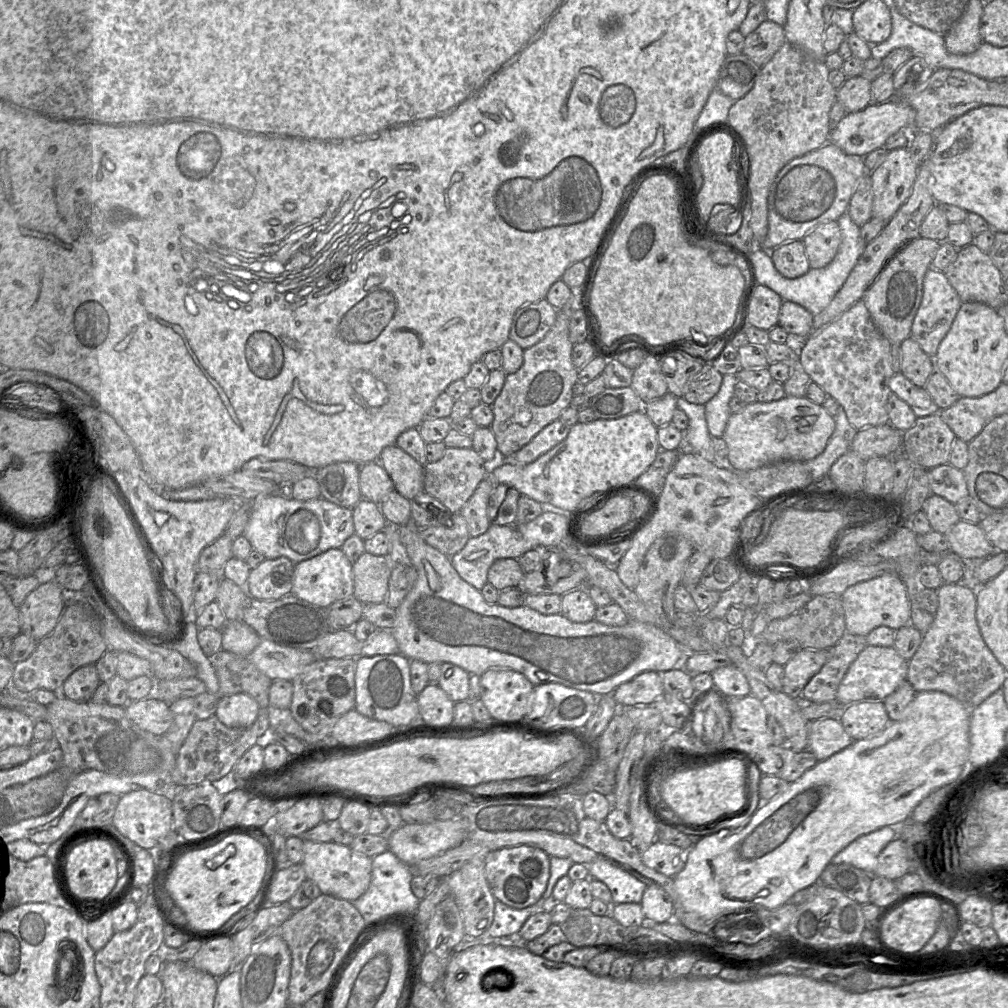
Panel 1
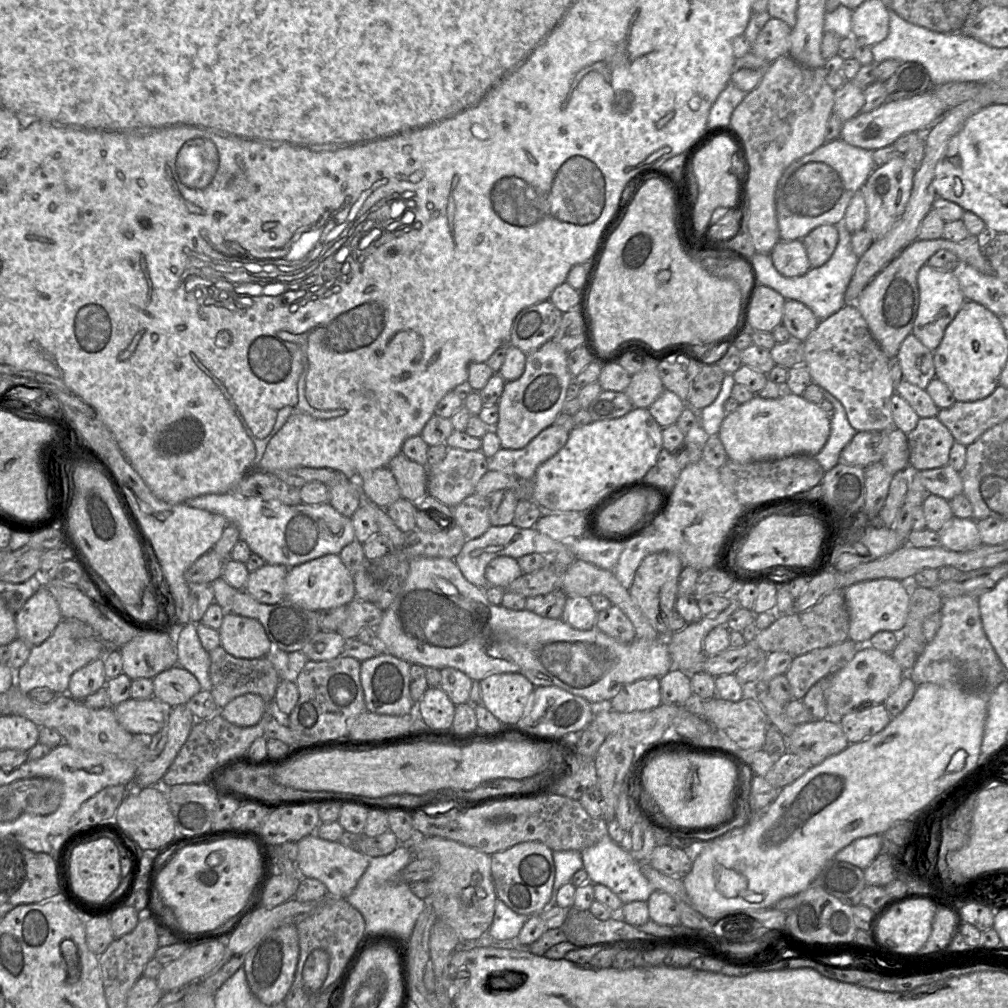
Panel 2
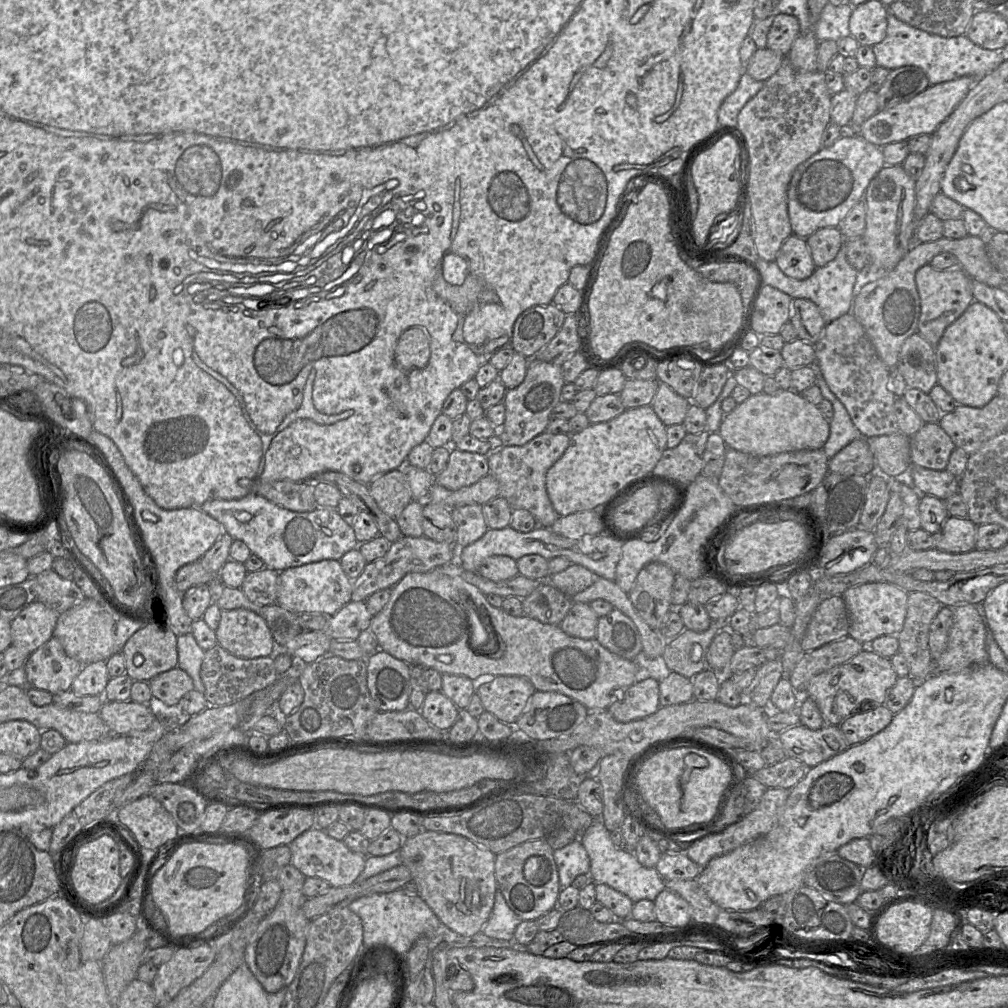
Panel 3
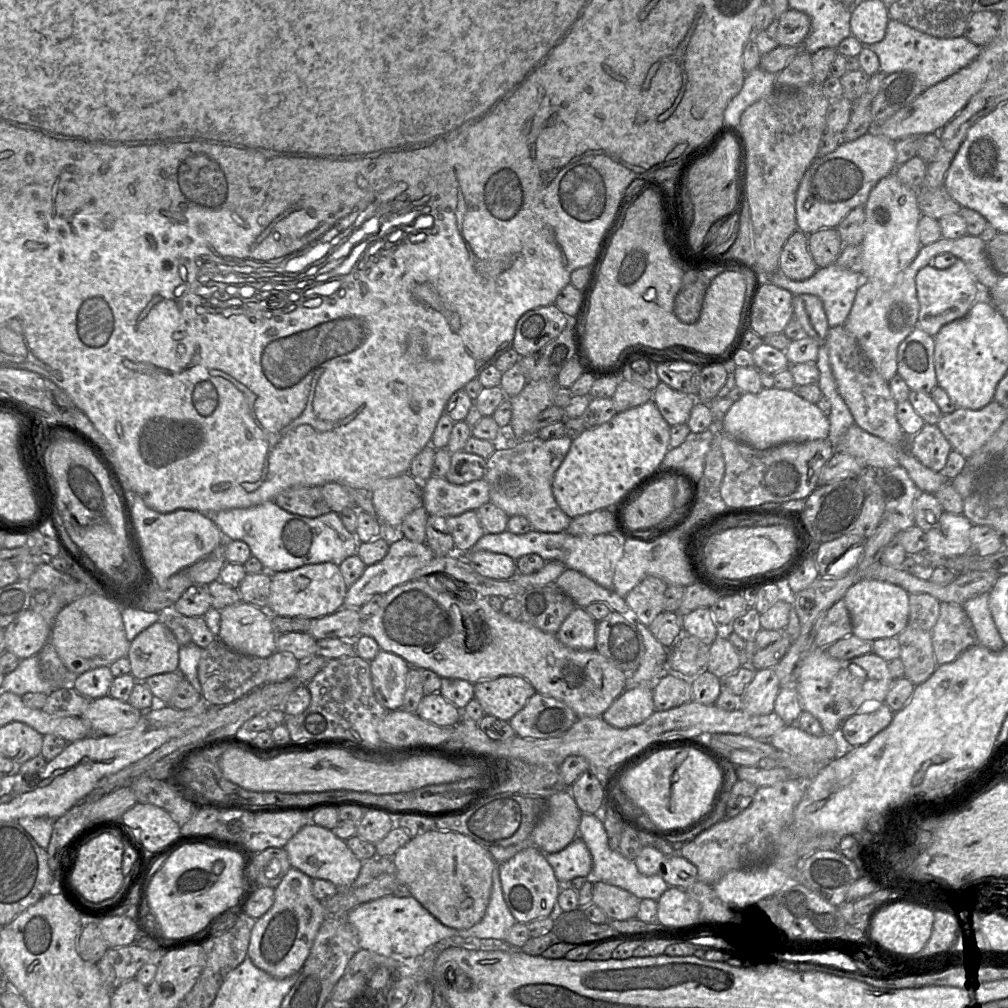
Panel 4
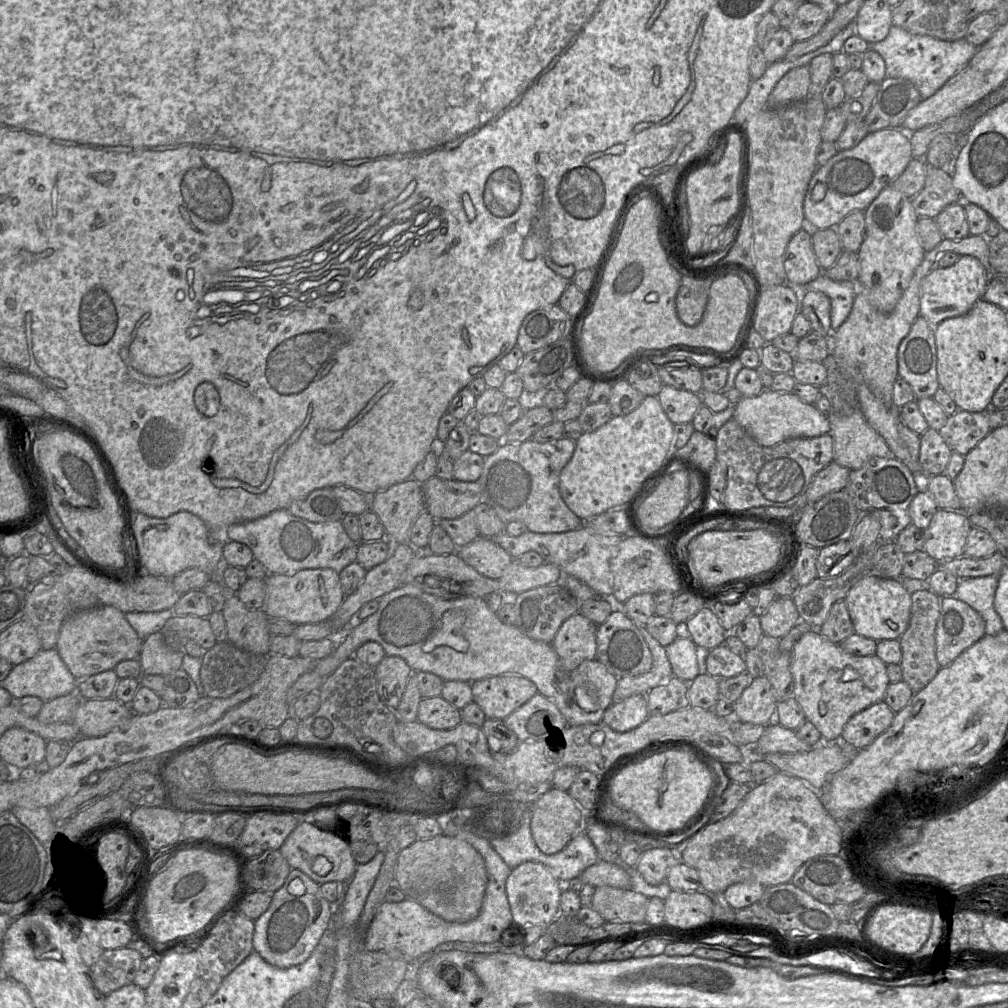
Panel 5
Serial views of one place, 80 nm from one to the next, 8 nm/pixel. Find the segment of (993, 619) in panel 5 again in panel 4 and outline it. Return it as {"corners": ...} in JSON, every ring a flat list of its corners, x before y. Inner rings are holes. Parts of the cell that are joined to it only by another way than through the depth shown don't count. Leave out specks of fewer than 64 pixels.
{"corners":[[989,594,969,599,962,606,974,627,976,642,994,652,1004,649,1005,644,989,609]]}

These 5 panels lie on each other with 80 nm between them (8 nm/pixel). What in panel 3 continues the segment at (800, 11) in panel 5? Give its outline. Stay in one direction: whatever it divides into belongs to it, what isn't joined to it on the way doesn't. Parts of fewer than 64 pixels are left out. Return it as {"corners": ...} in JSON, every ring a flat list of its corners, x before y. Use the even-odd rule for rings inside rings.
{"corners":[[778,13,767,36,767,49,787,57,793,42,800,34,798,19,789,14]]}

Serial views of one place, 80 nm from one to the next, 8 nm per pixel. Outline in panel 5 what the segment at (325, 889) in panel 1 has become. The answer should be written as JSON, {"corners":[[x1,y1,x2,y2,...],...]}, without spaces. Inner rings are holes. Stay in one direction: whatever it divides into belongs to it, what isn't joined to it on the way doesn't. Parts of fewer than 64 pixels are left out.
{"corners":[[300,822,296,826,279,851,292,869,302,871,318,884,330,881,347,883,357,867,346,837,337,831,324,831,307,822]]}

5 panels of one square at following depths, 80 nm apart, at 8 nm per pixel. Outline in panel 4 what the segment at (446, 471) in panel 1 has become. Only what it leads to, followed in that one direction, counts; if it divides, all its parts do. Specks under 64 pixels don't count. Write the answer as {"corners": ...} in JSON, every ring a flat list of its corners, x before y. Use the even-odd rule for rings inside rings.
{"corners":[[459,451,451,454,450,468,446,476,452,484,466,484,485,476,487,460,477,454]]}

